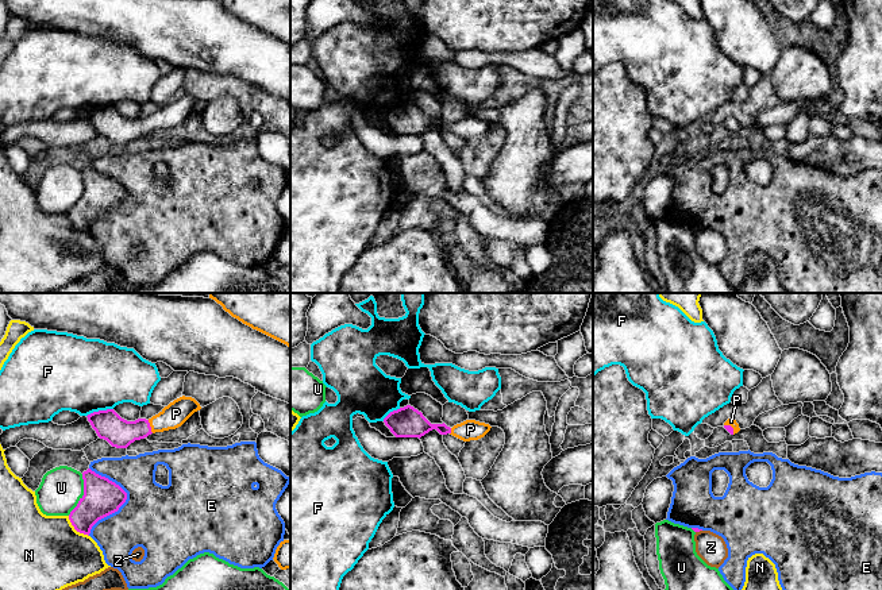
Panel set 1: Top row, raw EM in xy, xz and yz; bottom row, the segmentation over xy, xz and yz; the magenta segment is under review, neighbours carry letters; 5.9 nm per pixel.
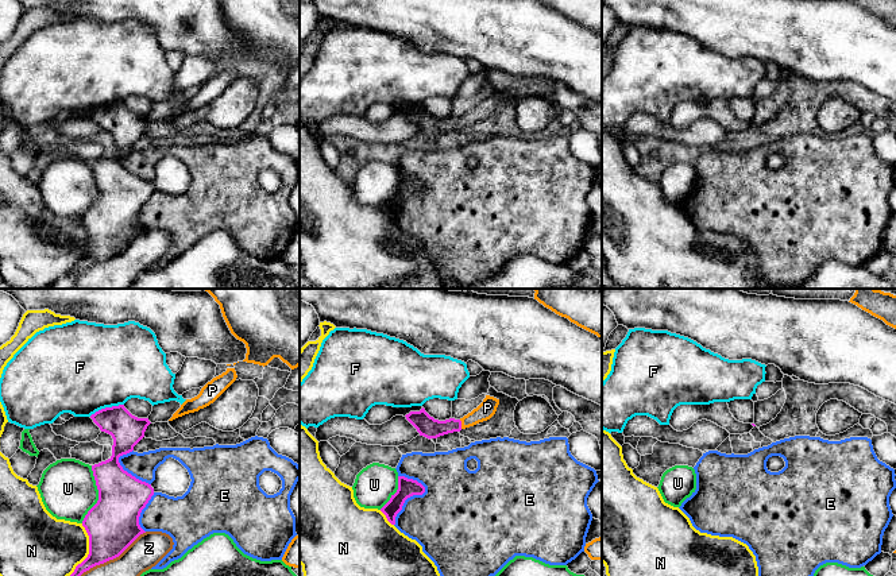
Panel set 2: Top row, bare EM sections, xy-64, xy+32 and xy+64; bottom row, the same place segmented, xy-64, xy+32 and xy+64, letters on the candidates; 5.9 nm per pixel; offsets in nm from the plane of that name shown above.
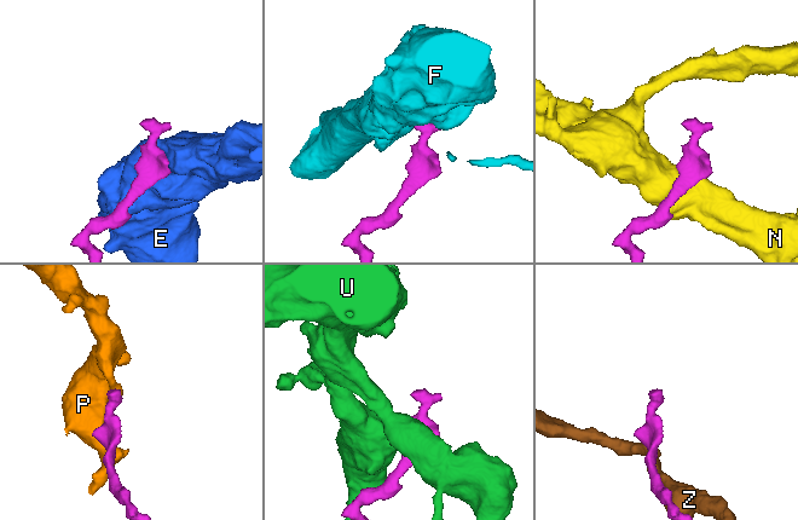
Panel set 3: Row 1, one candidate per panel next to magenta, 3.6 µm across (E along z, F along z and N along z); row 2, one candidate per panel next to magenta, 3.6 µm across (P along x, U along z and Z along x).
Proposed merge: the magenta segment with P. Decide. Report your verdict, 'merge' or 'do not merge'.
merge

